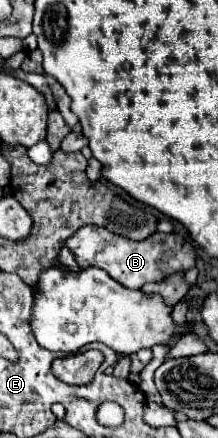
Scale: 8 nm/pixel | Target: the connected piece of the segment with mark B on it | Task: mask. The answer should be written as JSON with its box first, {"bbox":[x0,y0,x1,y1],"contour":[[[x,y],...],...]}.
{"bbox":[66,226,196,288],"contour":[[[82,226],[78,232],[74,232],[66,246],[74,252],[78,266],[100,266],[106,270],[116,282],[120,282],[126,288],[142,288],[146,282],[160,282],[172,274],[186,272],[194,268],[196,264],[196,252],[194,248],[178,234],[152,234],[146,240],[134,242],[130,238],[124,238],[120,234],[114,234],[102,226]]]}

